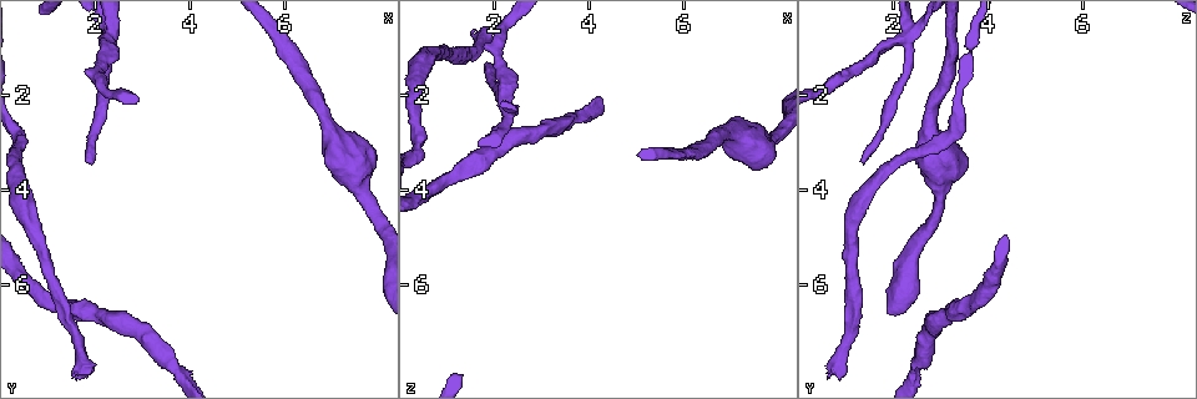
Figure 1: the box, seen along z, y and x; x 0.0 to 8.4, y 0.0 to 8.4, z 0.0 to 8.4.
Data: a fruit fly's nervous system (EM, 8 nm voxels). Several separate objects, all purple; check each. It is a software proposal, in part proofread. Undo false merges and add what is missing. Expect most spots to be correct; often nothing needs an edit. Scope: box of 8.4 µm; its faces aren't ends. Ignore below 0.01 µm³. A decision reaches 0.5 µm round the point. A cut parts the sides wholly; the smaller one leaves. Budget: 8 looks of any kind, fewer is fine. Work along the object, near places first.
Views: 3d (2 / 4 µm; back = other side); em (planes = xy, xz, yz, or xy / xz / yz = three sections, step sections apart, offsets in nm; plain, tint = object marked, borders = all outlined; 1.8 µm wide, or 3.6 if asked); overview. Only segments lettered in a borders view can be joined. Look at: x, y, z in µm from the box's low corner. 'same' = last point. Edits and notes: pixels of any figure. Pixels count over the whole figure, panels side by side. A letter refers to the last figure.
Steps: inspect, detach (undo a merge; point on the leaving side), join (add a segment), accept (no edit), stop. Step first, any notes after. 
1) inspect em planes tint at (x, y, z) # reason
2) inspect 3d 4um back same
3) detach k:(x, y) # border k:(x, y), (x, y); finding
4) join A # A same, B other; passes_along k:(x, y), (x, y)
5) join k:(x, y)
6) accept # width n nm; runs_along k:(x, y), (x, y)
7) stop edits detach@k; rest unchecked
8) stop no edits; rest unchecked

inspect em planes borders at (1.95, 3.45, 1.35) # tapers out

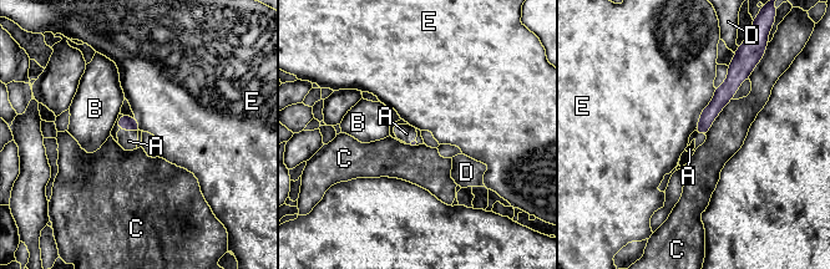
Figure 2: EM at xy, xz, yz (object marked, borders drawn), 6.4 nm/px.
join A # A same, B other, C other, D other, E other; passes_along 2:(125, 122), (128, 130), (128, 141); the neuron continues

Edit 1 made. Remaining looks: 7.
inspect 3d 4um back at (2.30, 0.90, 2.25) # two arms at a narrow angle

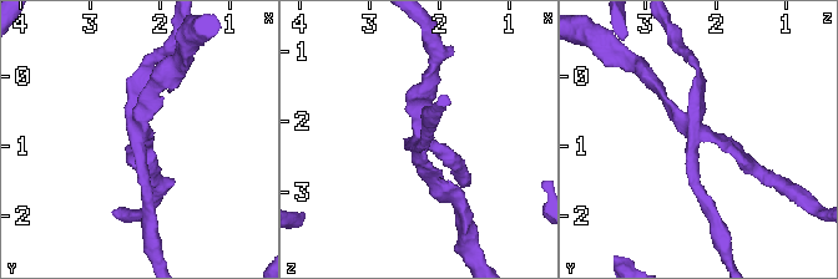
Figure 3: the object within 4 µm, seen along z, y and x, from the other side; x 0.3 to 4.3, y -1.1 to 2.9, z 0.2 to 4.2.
inspect em planes borders at (2.35, 0.90, 2.30)

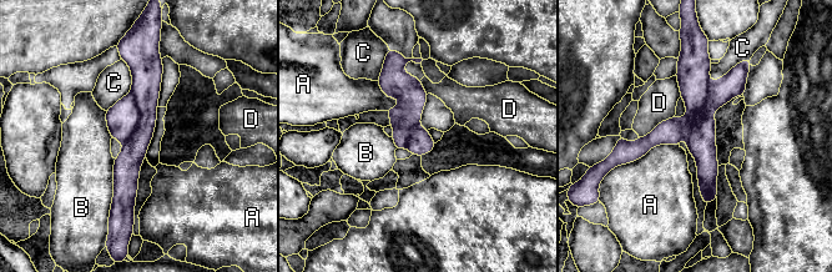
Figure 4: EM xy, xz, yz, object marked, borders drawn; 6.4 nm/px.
detach 4:(122, 119) # A other, B other, C other, D other; border 4:(131, 92), (139, 124), (122, 142); two neurons meet here

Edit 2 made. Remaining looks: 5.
inspect overview # redraw

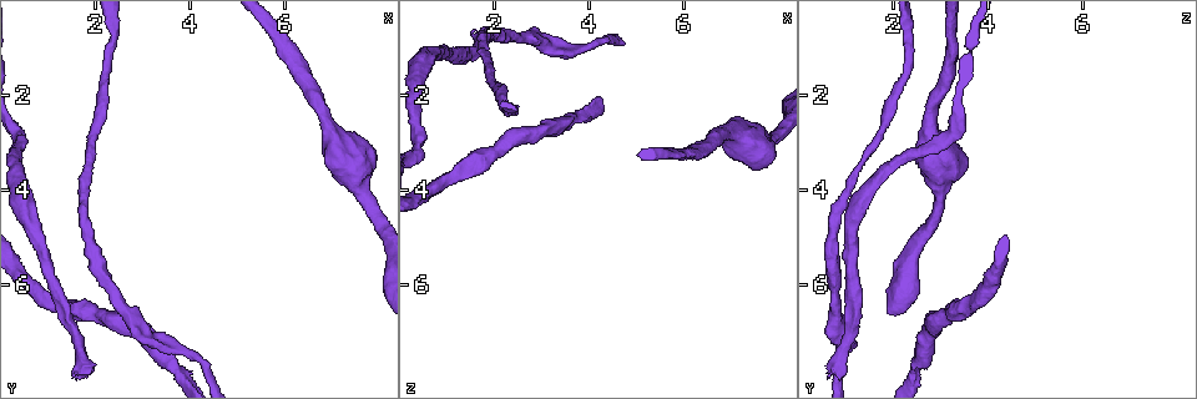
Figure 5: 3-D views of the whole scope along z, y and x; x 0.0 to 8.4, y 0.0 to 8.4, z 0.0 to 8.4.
inspect 3d 2um at (1.55, 7.90, 0.60) # free end

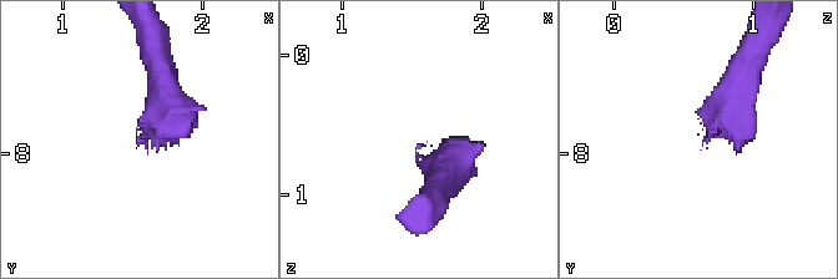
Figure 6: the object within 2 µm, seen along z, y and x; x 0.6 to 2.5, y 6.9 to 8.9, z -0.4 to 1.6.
inspect em planes plain at (1.56, 7.92, 0.66) # shape alone is not enough

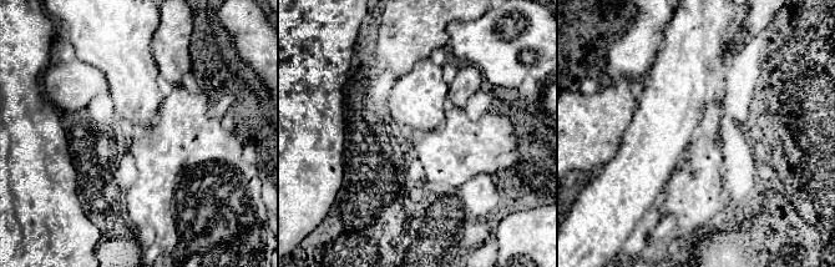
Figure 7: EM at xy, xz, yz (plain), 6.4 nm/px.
inspect em planes borders same

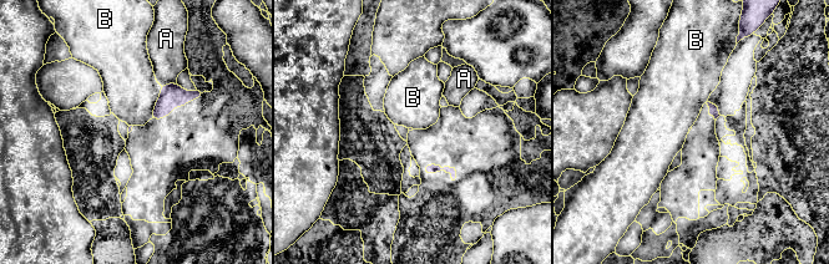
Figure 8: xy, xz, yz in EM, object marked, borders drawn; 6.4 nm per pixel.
accept # A other, B other; border 8:(160, 85), (160, 96), (150, 118); none of them fits

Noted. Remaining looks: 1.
stop edits join@2, detach@4; rest unchecked

